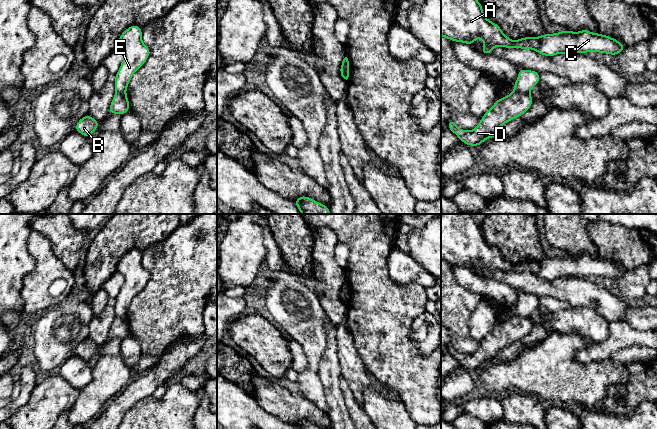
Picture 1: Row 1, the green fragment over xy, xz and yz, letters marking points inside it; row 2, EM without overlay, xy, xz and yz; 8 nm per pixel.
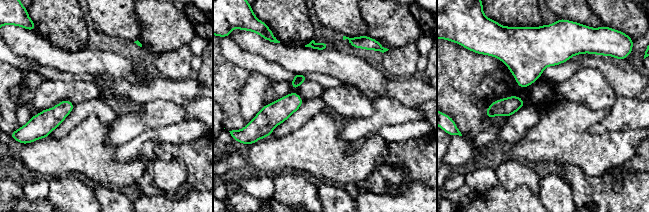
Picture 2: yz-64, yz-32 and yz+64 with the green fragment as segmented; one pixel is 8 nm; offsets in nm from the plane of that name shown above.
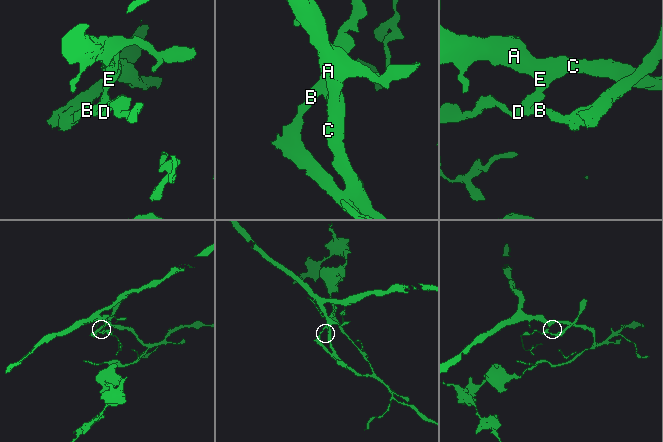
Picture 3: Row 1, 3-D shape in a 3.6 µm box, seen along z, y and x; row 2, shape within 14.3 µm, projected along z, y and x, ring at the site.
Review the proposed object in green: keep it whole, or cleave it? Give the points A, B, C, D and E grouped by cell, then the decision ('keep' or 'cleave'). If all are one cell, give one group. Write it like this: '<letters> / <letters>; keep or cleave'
A C E / B D; cleave

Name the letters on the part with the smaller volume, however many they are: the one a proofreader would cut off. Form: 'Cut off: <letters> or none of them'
Cut off: B, D

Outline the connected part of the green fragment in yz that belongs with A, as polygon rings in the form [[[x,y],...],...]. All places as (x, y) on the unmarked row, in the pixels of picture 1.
[[[441,214],[441,260],[450,265],[463,266],[470,270],[479,261],[485,266],[480,277],[487,279],[491,279],[492,273],[496,270],[532,273],[546,281],[552,281],[556,278],[582,278],[591,275],[615,280],[626,273],[620,265],[600,257],[592,257],[587,253],[577,257],[563,253],[562,256],[554,258],[543,258],[539,261],[522,261],[513,265],[504,259],[498,248],[489,245],[485,241],[482,227],[476,224],[470,214]]]

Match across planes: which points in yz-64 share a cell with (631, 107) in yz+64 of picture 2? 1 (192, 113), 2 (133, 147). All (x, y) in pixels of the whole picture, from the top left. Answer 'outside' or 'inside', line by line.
1: outside
2: outside

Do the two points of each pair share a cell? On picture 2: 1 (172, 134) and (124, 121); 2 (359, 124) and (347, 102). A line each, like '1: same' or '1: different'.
1: different
2: different

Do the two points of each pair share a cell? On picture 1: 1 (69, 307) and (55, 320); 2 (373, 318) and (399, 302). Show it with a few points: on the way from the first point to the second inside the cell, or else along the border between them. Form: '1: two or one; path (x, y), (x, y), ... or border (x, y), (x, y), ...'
1: one; path (66, 310), (58, 318)
2: one; path (379, 313), (384, 308), (393, 307)

